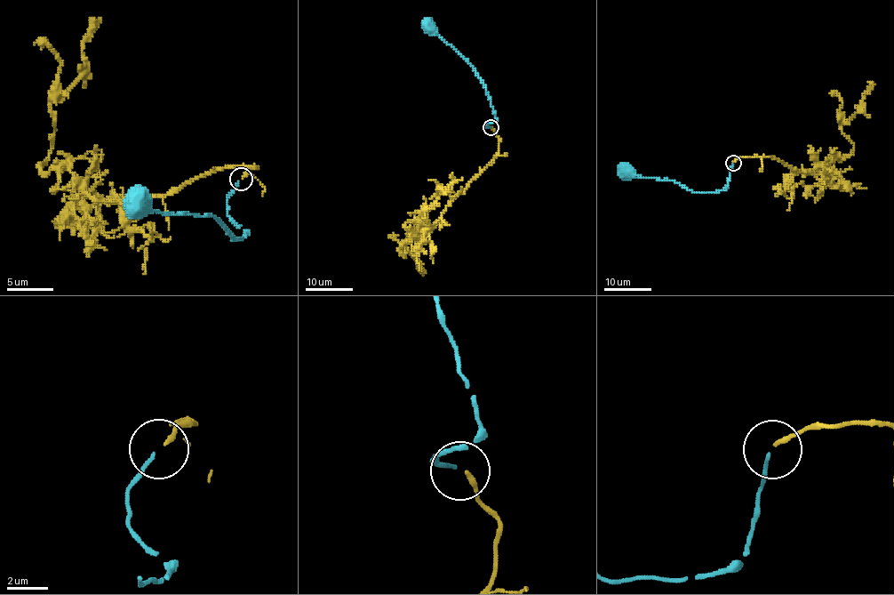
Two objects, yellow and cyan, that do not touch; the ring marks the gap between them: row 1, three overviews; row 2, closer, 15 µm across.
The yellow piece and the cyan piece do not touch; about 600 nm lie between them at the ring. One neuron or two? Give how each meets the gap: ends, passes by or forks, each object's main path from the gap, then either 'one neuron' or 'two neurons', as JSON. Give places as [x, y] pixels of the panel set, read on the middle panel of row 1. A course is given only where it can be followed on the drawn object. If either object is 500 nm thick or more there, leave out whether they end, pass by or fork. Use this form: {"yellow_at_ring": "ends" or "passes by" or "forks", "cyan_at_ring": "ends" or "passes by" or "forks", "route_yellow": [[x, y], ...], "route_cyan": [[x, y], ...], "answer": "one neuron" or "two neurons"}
{"yellow_at_ring": "ends", "cyan_at_ring": "ends", "route_yellow": [[491, 127], [499, 140], [498, 155], [433, 227], [419, 227], [400, 249], [405, 258], [403, 246], [426, 272]], "route_cyan": [[490, 126], [484, 124], [494, 121], [494, 111], [488, 92], [472, 66], [430, 27]], "answer": "one neuron"}

